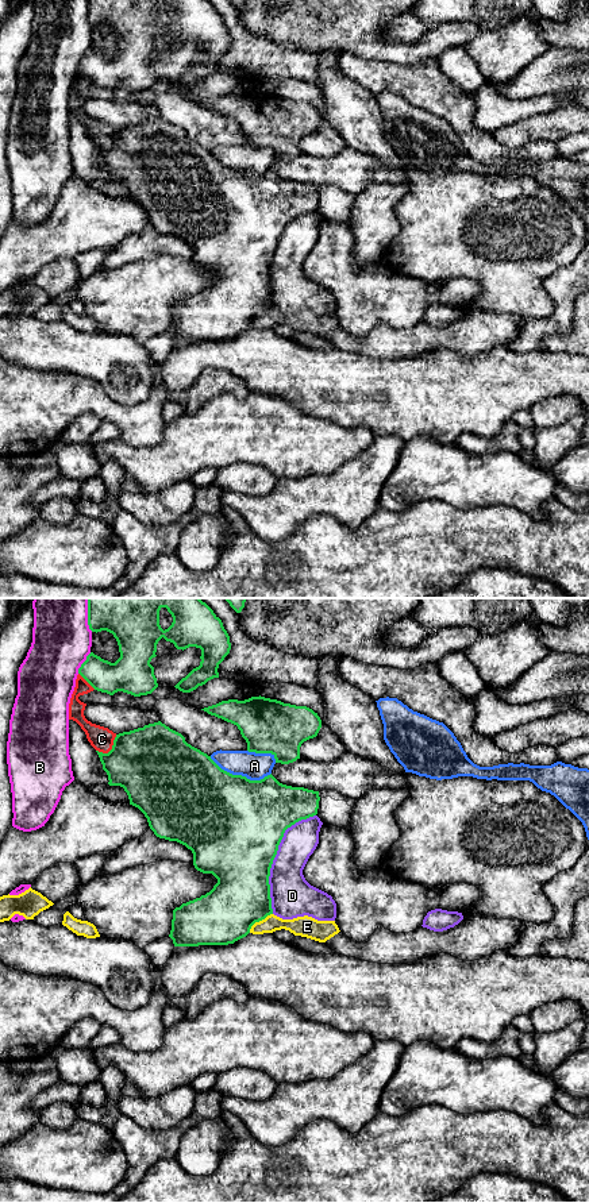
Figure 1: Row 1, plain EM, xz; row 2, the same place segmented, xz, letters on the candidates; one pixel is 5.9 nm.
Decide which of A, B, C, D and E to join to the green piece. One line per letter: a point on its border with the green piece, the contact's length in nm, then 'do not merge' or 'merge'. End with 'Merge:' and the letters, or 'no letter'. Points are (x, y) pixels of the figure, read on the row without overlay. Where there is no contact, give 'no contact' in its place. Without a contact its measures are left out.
A: xz (241, 170) | 380 nm | do not merge
B: xz (83, 58) | 150 nm | do not merge
C: xz (111, 145) | 160 nm | do not merge
D: xz (274, 251) | 650 nm | do not merge
E: xz (258, 316) | 180 nm | do not merge
Merge: no letter

